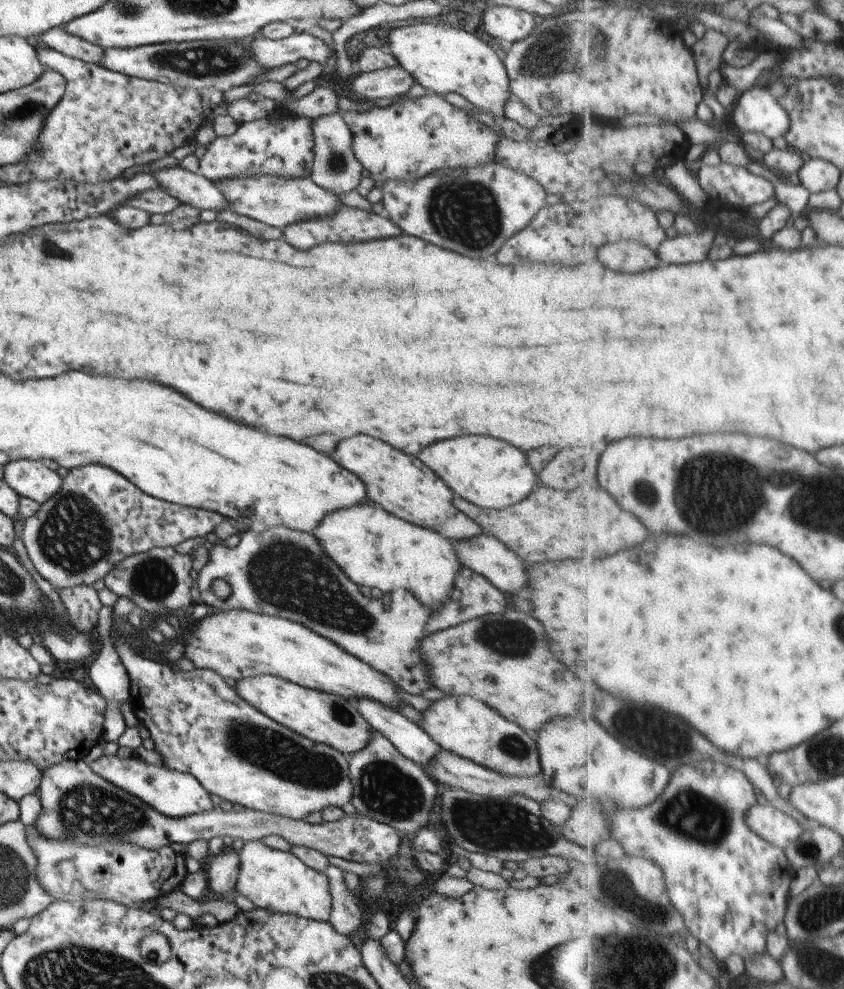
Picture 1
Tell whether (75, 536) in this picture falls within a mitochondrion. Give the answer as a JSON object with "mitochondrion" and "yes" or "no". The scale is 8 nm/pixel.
{"mitochondrion":"yes"}

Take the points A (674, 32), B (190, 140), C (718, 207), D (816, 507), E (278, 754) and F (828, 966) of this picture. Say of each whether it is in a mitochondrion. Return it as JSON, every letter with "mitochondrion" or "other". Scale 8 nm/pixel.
{"A":"other","B":"other","C":"other","D":"mitochondrion","E":"mitochondrion","F":"mitochondrion"}

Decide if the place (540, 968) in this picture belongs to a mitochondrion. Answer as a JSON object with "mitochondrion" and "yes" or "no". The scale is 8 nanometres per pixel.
{"mitochondrion":"yes"}

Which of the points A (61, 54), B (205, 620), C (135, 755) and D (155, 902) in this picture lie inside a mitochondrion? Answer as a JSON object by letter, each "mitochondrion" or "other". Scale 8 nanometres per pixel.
{"A":"other","B":"other","C":"other","D":"other"}

